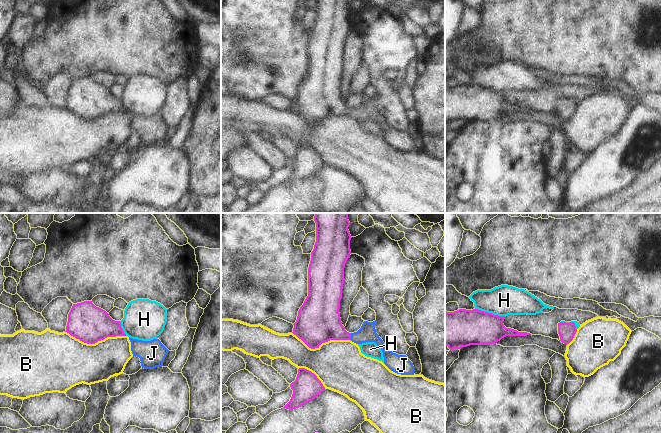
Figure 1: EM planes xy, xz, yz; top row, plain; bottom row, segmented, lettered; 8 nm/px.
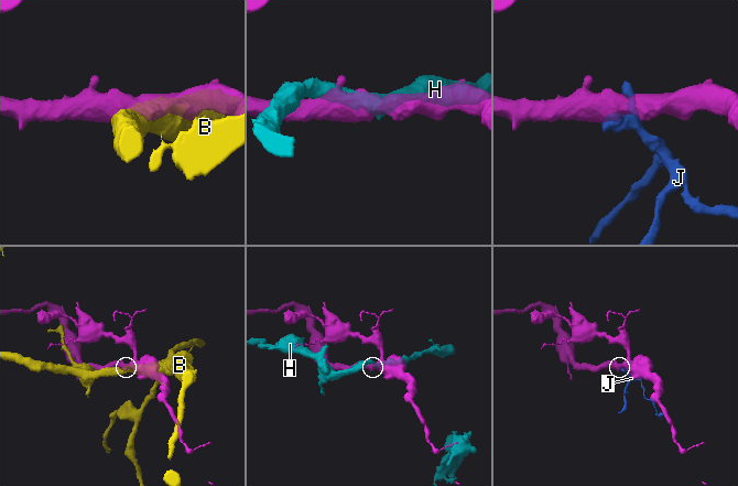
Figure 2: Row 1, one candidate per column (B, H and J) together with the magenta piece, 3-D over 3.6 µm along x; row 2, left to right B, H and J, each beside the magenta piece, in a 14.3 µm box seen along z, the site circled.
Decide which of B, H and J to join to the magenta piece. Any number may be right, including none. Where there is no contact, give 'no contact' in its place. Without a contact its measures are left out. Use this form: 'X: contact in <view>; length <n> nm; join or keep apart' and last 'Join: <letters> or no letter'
B: contact in xy; length 480 nm; keep apart
H: contact in yz; length 260 nm; keep apart
J: contact in xz; length 60 nm; join
Join: J

